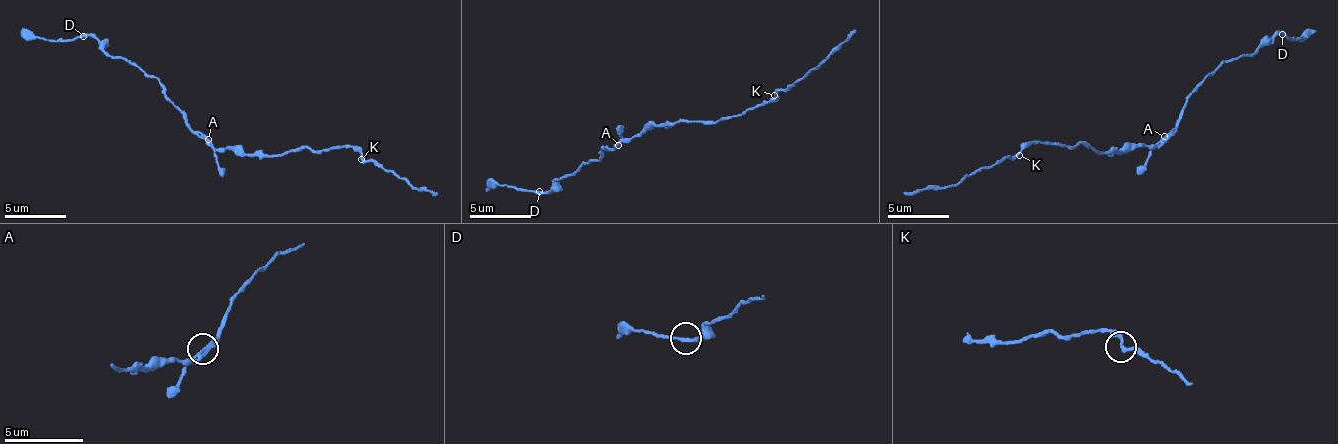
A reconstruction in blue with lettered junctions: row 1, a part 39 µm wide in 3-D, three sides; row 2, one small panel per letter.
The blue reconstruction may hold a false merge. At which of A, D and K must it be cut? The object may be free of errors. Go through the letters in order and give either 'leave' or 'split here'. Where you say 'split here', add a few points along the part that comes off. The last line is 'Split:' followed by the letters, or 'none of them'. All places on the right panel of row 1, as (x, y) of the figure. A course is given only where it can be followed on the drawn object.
A: split here | (1164, 135), (1136, 174)
D: leave
K: leave
Split: A

